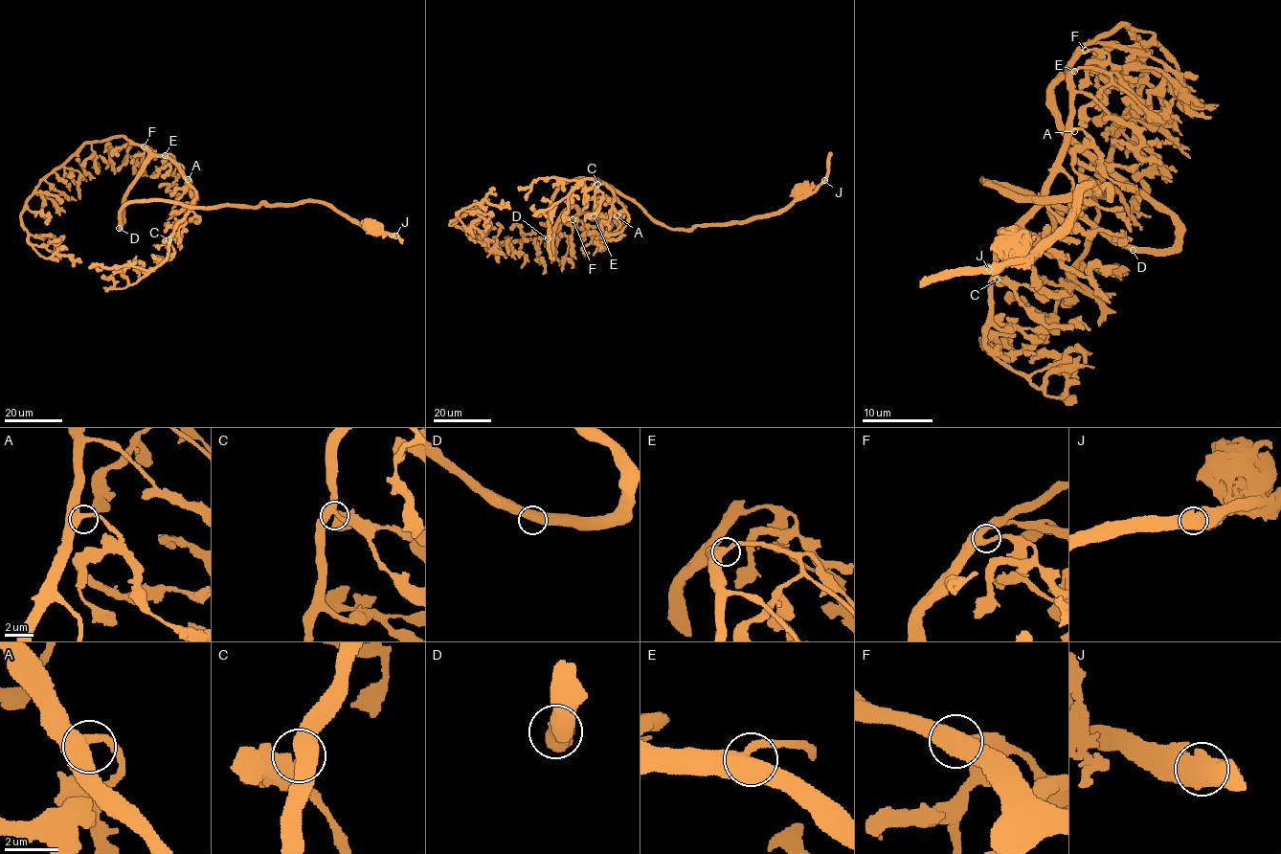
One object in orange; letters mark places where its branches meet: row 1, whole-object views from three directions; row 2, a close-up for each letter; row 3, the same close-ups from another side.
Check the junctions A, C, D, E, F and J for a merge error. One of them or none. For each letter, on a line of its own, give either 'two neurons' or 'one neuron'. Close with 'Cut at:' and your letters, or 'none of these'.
A: one neuron
C: one neuron
D: one neuron
E: one neuron
F: one neuron
J: one neuron
Cut at: none of these

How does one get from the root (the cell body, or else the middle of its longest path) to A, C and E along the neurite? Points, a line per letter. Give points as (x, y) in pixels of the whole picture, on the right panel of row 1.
A: (1134, 249), (1169, 249), (1176, 220), (1120, 184), (1066, 129), (1053, 96), (1066, 75), (1074, 131)
C: (1134, 249), (1169, 249), (1176, 220), (1066, 129), (1053, 96), (1066, 75), (1069, 145), (1000, 239), (997, 279)
E: (1134, 249), (1169, 249), (1176, 238), (1176, 220), (1120, 184), (1066, 129), (1055, 106), (1053, 87), (1074, 71)

